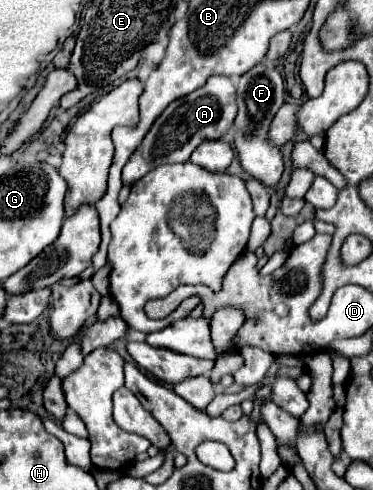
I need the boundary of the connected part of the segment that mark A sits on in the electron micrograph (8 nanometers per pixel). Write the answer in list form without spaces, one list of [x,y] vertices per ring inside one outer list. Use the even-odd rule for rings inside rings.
[[[210,77],[200,89],[192,91],[190,95],[184,95],[176,101],[172,101],[162,115],[154,121],[150,131],[146,133],[144,141],[122,171],[122,183],[132,185],[140,177],[144,177],[152,167],[166,165],[166,163],[184,163],[190,159],[192,151],[206,139],[222,139],[235,119],[236,112],[236,85],[230,77]]]

